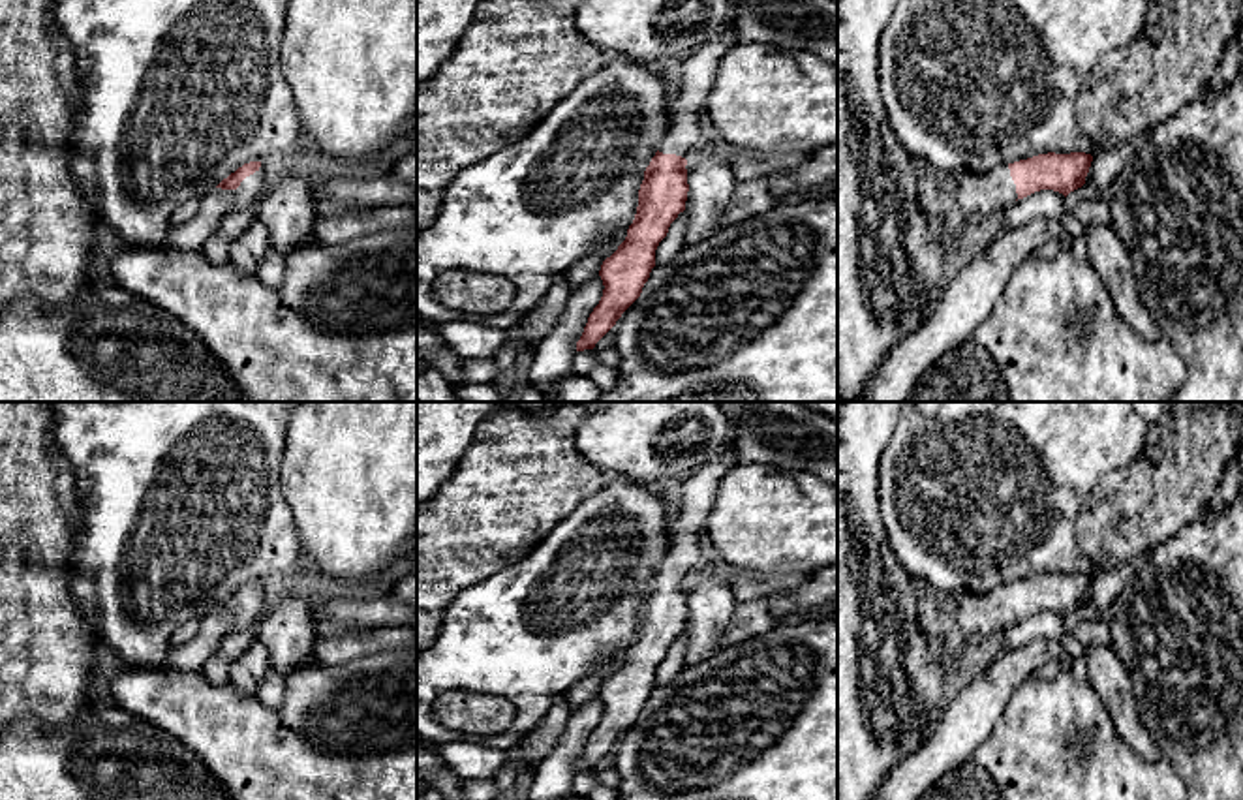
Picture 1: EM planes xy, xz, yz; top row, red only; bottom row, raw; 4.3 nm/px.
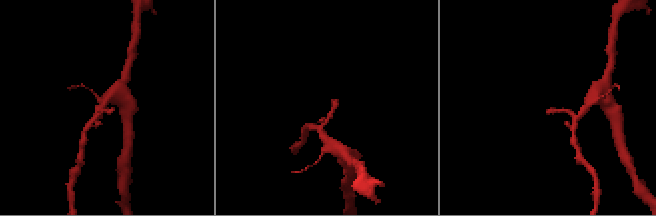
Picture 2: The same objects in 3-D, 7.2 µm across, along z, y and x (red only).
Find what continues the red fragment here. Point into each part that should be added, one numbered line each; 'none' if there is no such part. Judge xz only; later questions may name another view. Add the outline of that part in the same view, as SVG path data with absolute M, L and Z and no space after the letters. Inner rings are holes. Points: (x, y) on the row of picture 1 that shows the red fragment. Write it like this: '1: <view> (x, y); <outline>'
1: xz (699, 70); M734 8L721 34L693 51L682 64L680 81L668 100L670 133L659 146L663 154L676 154L689 160L700 150L698 115L715 83L721 58L738 43Z

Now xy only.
1: xy (214, 205); M261 163L261 167L246 177L237 190L214 188L201 199L201 207L192 222L169 227L165 242L182 250L201 250L229 210L255 205L261 199L272 171L272 165Z

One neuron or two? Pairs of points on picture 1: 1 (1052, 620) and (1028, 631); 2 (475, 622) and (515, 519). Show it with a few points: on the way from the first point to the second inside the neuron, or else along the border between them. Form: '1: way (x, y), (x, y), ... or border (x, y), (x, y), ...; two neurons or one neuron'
1: way (1046, 624), (1033, 628); one neuron
2: border (532, 549), (489, 577), (466, 586), (457, 596); two neurons

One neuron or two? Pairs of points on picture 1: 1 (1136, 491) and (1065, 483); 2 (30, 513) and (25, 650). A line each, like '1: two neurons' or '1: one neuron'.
1: two neurons
2: one neuron

